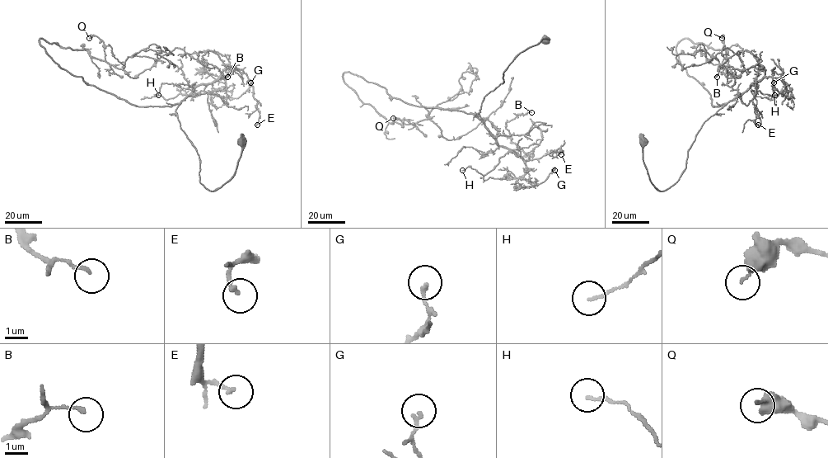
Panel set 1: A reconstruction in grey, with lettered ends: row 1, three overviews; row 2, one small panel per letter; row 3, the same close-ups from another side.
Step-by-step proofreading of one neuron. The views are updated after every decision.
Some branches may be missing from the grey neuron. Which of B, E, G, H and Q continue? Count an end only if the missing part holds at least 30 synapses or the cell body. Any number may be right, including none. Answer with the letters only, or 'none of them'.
none of them

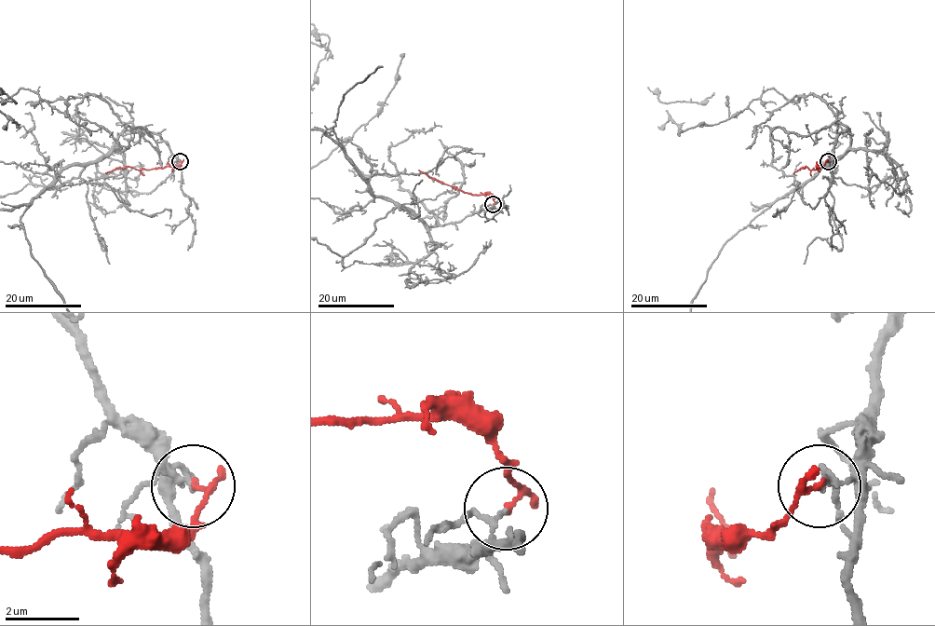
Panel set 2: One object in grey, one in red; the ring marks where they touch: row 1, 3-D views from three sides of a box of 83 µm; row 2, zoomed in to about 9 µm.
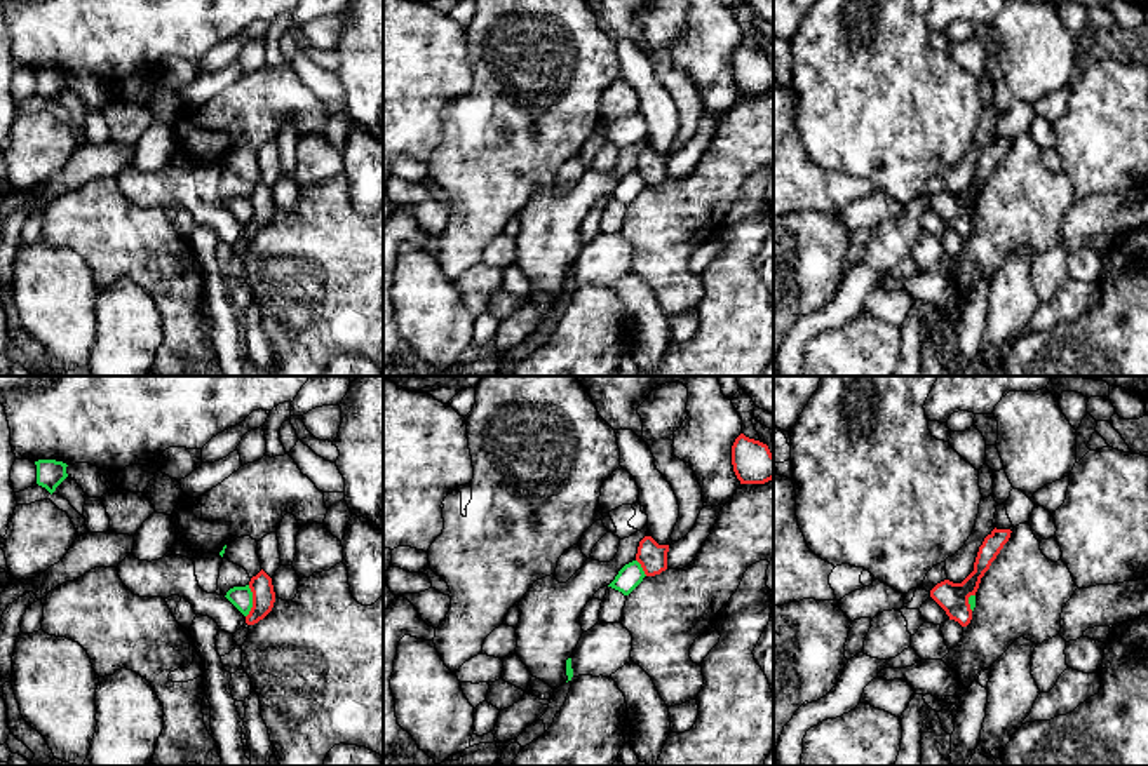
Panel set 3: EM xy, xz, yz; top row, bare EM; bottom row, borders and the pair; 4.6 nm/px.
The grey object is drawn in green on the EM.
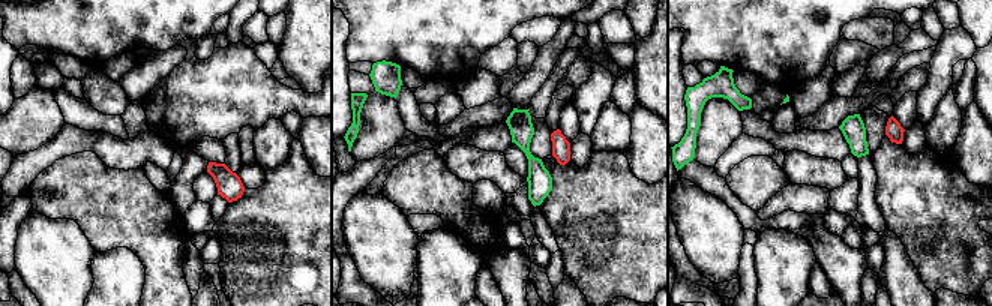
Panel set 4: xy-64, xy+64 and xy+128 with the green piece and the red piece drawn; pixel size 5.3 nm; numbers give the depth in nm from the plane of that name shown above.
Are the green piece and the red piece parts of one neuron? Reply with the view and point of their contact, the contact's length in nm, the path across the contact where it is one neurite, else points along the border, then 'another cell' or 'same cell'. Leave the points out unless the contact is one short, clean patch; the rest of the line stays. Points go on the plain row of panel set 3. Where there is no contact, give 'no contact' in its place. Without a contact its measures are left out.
contact xy (251, 211); length 150 nm; border xy (249, 195), (251, 220), (246, 227); another cell

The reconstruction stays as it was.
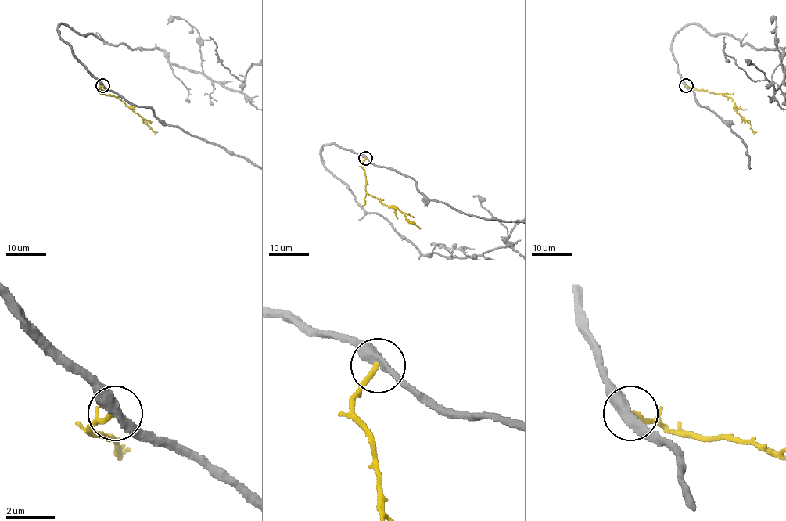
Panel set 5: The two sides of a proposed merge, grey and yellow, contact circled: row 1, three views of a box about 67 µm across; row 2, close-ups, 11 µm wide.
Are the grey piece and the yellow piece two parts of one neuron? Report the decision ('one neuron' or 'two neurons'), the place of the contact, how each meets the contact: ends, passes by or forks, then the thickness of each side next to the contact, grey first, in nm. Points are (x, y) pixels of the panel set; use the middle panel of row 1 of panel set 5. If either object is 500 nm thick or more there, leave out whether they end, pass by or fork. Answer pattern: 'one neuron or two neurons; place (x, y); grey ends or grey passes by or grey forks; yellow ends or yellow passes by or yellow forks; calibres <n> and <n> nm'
two neurons; place (365, 158); grey passes by; yellow ends; calibres 420 and 200 nm

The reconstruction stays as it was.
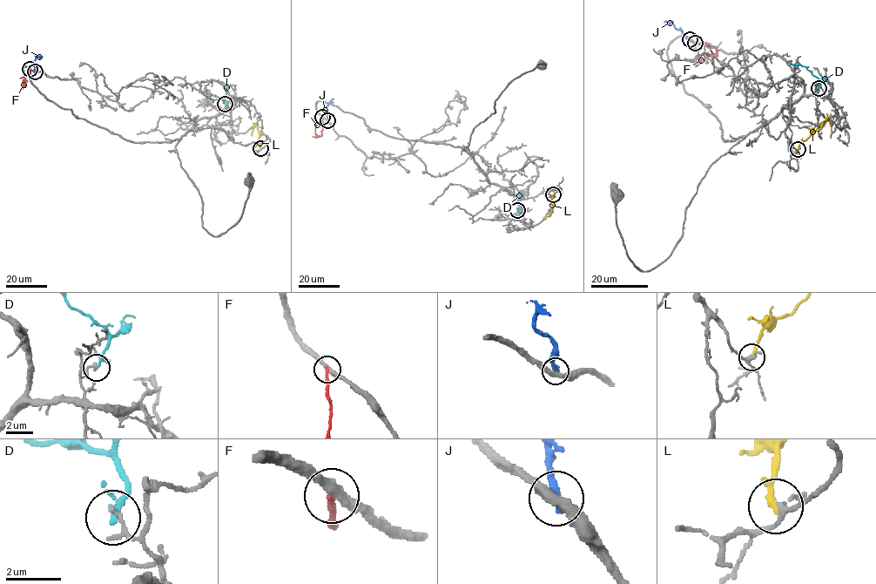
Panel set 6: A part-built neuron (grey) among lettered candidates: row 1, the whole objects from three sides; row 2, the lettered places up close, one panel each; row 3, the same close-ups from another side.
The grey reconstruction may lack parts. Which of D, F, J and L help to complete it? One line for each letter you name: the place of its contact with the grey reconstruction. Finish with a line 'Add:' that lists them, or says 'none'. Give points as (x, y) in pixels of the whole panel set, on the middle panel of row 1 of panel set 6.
Add: none

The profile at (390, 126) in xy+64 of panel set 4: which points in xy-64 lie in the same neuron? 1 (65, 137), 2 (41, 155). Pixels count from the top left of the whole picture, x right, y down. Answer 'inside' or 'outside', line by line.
1: outside
2: outside

